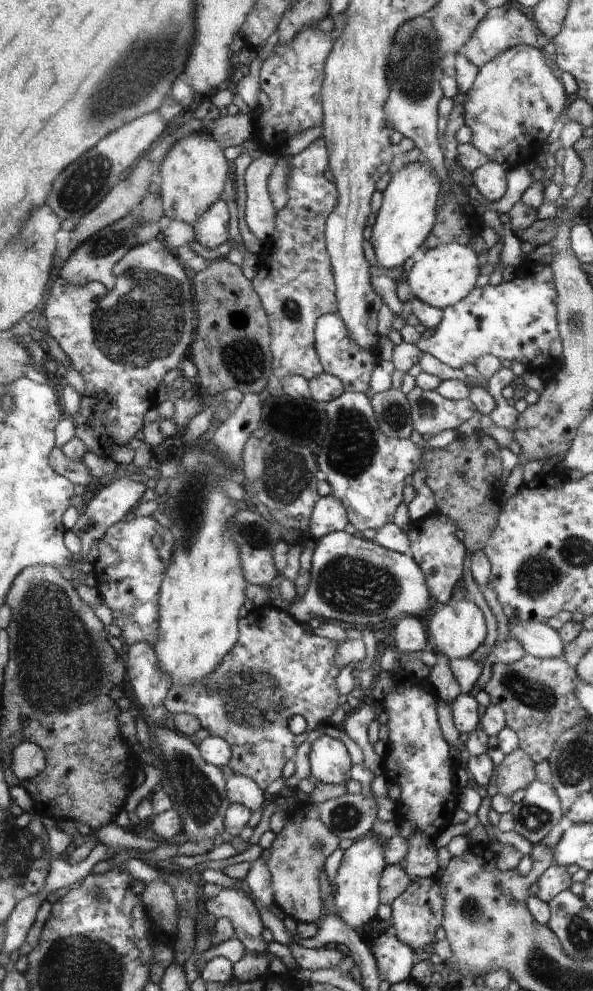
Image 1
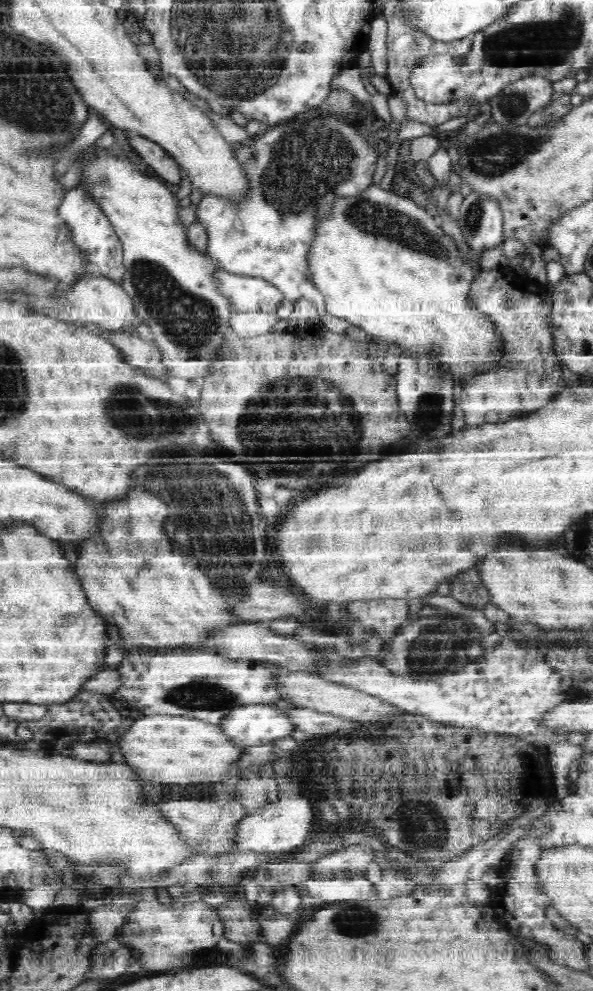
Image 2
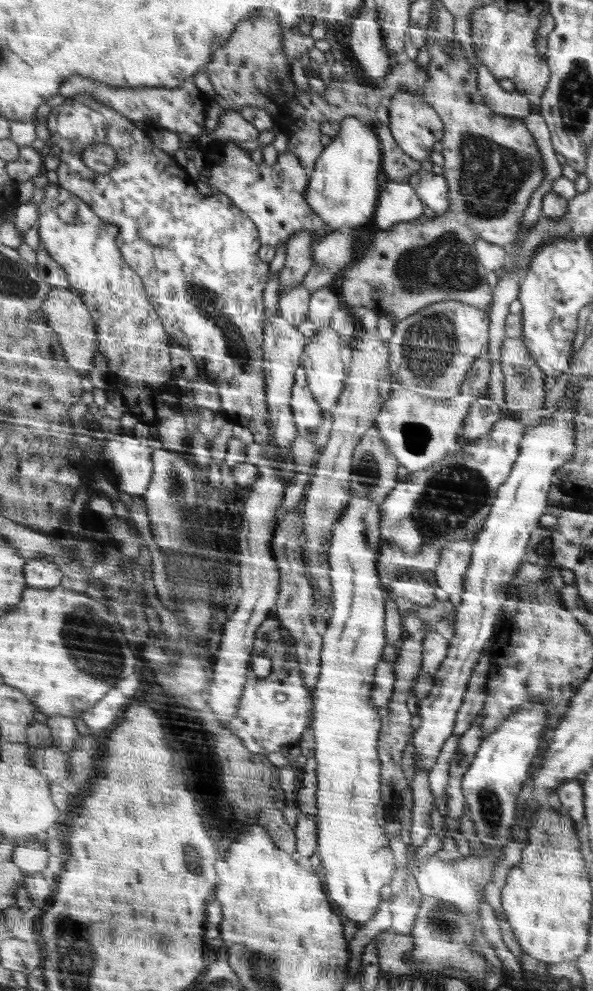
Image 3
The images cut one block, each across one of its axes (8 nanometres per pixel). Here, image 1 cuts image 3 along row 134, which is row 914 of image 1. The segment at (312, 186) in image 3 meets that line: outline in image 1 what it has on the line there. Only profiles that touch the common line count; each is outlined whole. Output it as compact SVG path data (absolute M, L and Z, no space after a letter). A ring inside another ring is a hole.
M371 834L345 850L339 874L335 878L335 906L341 920L347 922L353 930L367 926L373 918L379 916L381 878L385 876L385 868L389 868L385 860L385 844L385 838Z

